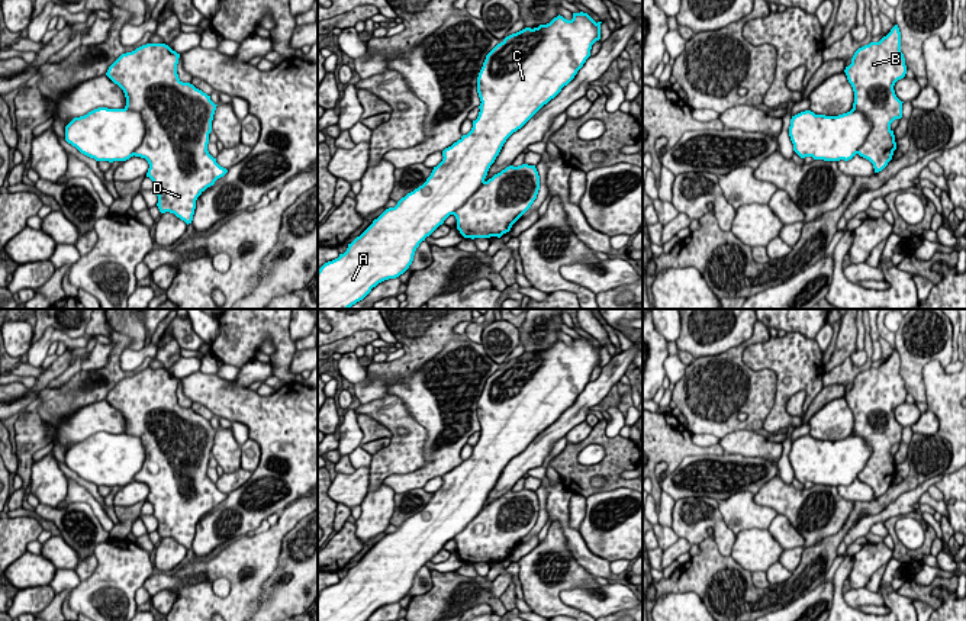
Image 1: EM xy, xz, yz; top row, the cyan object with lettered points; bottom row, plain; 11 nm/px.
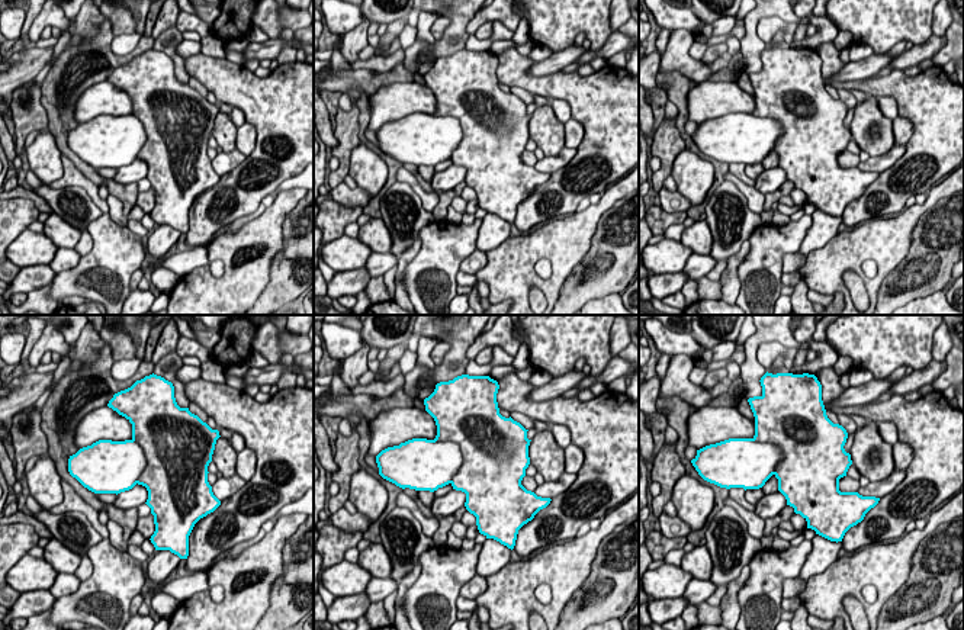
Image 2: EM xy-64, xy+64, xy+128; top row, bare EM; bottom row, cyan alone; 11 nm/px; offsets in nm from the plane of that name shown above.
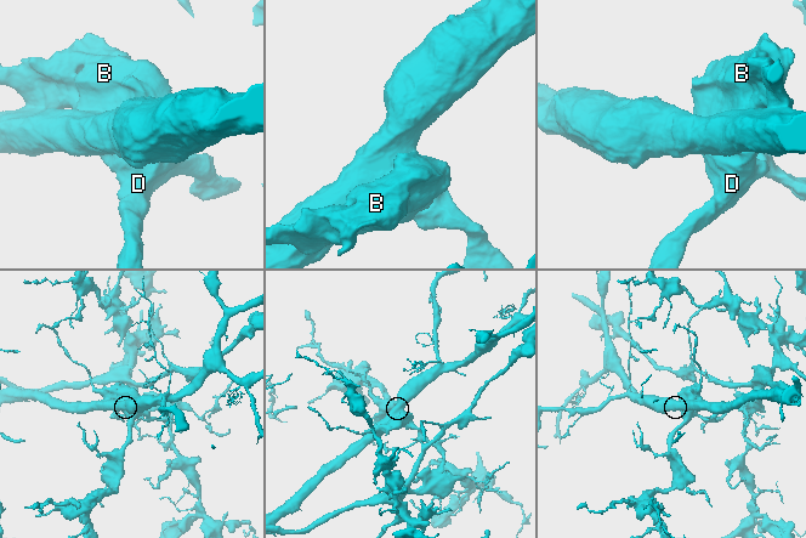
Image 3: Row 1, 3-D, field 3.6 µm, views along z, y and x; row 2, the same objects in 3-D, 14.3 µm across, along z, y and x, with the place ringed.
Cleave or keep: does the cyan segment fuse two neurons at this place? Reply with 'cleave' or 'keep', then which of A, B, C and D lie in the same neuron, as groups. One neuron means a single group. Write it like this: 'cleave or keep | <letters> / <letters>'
cleave | A C / B D

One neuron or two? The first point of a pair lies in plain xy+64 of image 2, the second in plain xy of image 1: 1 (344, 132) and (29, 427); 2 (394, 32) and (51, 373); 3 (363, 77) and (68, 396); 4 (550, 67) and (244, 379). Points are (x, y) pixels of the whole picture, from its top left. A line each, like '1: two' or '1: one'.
1: one
2: one
3: one
4: one

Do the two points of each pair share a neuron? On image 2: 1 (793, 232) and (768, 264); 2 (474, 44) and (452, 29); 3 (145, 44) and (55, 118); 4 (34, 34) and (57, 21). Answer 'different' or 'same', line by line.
1: same
2: different
3: same
4: same

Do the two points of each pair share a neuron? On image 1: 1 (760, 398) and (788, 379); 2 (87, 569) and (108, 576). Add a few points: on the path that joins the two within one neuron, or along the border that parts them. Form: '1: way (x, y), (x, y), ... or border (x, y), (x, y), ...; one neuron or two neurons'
1: border (749, 366), (776, 377), (765, 418); two neurons
2: border (95, 554), (96, 569), (81, 582); two neurons

